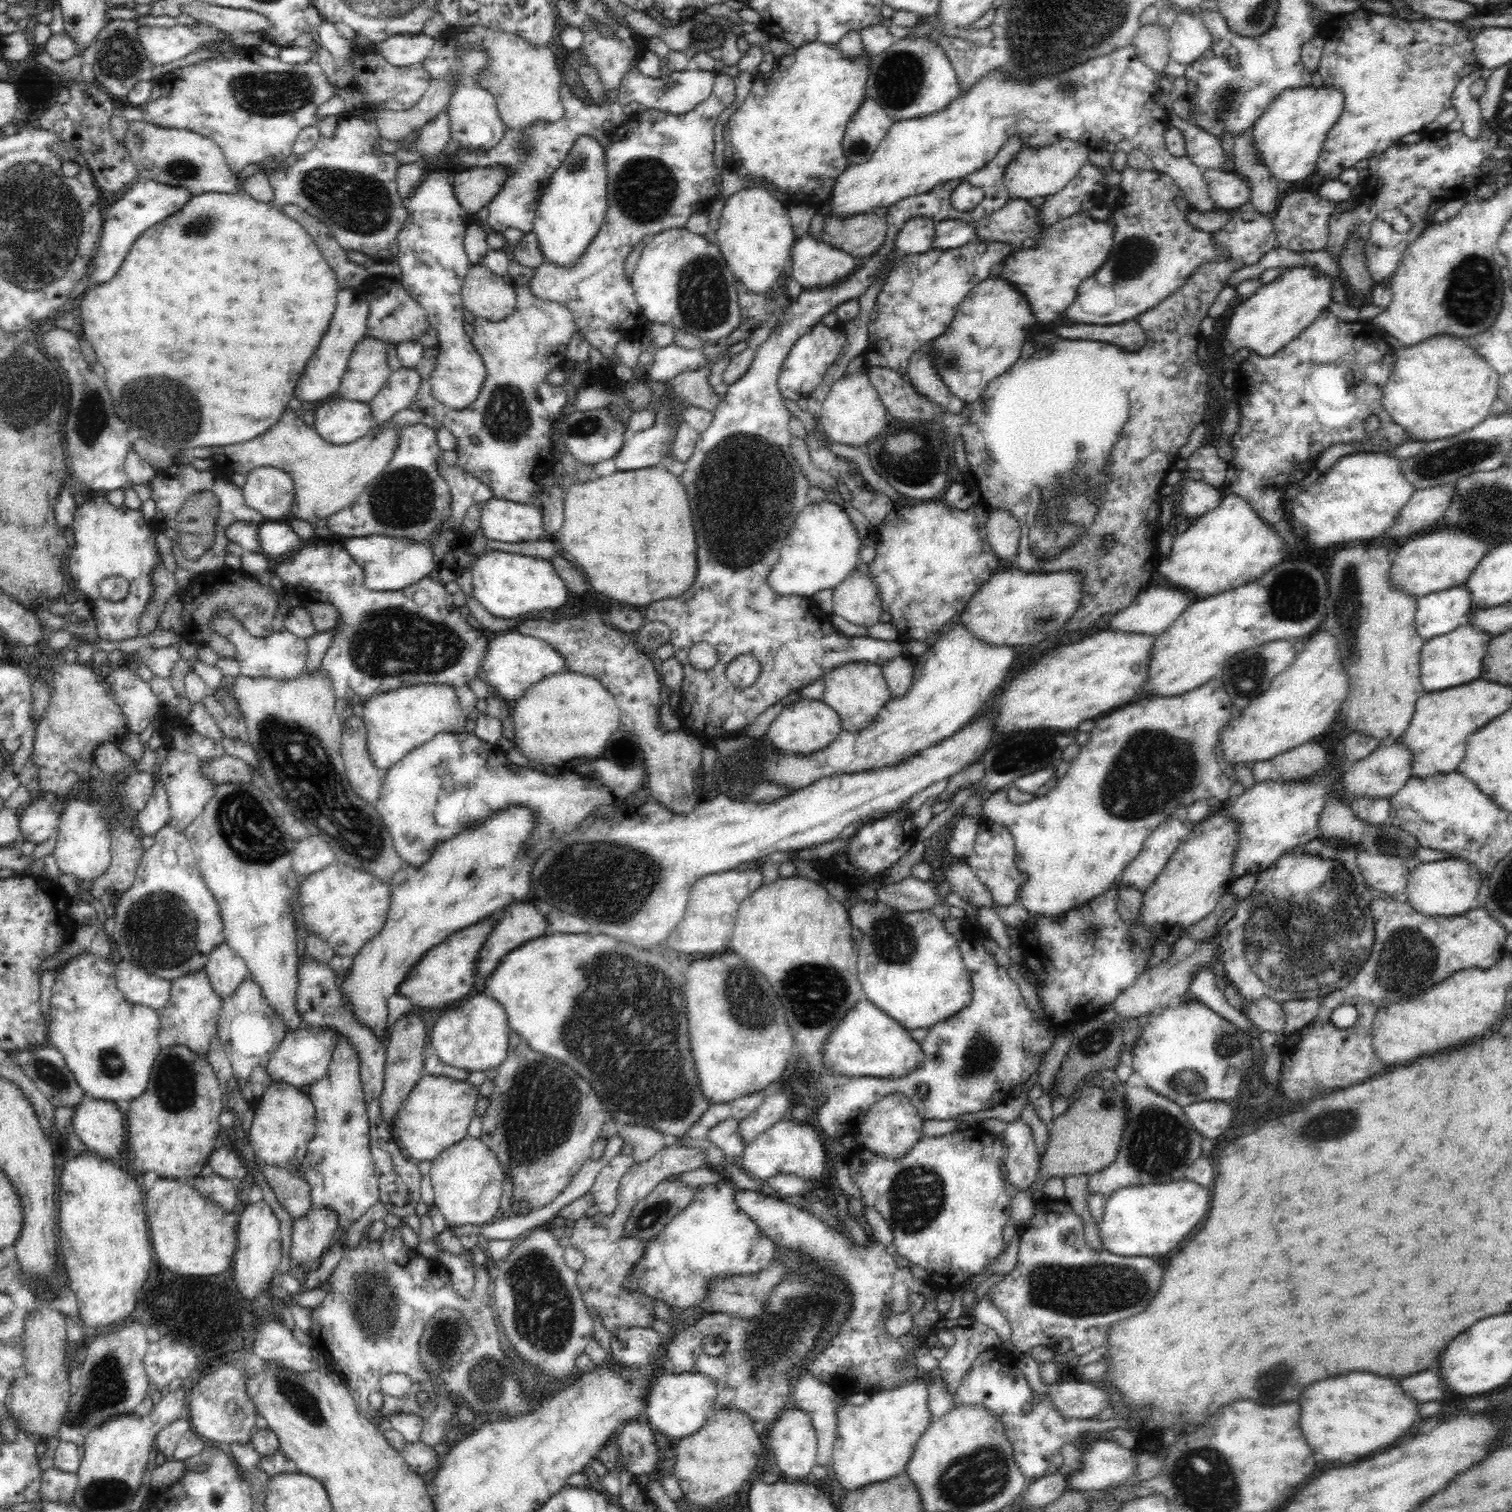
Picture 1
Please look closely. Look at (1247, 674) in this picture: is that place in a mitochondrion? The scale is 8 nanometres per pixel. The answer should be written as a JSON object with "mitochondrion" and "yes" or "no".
{"mitochondrion":"yes"}

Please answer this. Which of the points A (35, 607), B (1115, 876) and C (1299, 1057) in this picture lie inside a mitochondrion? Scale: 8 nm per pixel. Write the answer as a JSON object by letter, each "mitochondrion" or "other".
{"A":"other","B":"other","C":"other"}

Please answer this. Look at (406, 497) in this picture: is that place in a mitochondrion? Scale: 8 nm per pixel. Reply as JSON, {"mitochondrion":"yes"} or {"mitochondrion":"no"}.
{"mitochondrion":"yes"}

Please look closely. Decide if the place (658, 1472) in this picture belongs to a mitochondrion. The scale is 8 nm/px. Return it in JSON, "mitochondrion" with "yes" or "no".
{"mitochondrion":"no"}

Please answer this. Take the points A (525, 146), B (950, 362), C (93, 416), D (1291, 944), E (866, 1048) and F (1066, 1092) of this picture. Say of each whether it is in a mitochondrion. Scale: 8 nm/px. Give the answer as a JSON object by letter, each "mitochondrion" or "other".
{"A":"mitochondrion","B":"mitochondrion","C":"mitochondrion","D":"mitochondrion","E":"other","F":"other"}

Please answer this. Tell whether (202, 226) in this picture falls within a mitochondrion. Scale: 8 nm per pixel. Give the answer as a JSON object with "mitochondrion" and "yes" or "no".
{"mitochondrion":"yes"}

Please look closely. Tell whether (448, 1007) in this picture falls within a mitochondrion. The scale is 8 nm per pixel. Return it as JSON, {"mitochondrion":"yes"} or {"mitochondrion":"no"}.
{"mitochondrion":"no"}

